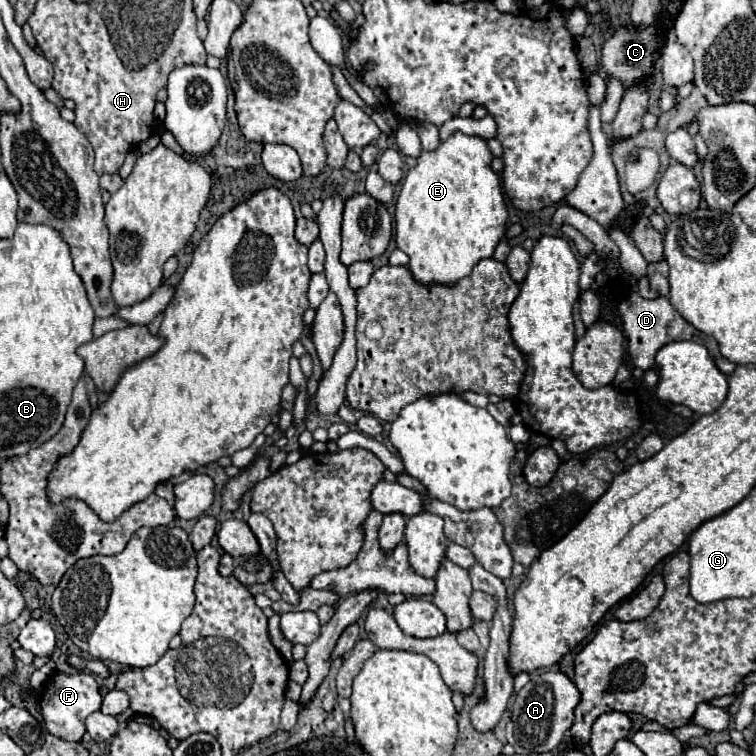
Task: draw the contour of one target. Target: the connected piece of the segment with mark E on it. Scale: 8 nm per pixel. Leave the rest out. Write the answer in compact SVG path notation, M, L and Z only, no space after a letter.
M462 132L450 134L432 152L422 150L418 162L404 178L396 202L396 246L410 256L408 268L422 284L454 284L468 276L482 258L494 254L496 244L502 240L508 222L508 208L500 184L500 176L492 170L492 152L484 138L466 136Z

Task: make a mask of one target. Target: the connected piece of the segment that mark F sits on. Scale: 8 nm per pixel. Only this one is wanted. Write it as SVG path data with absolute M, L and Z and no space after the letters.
M56 672L56 676L50 678L48 684L44 686L40 712L42 712L44 728L48 734L84 734L86 732L86 728L84 728L86 716L100 710L100 706L102 706L102 696L98 690L98 682L92 674Z

